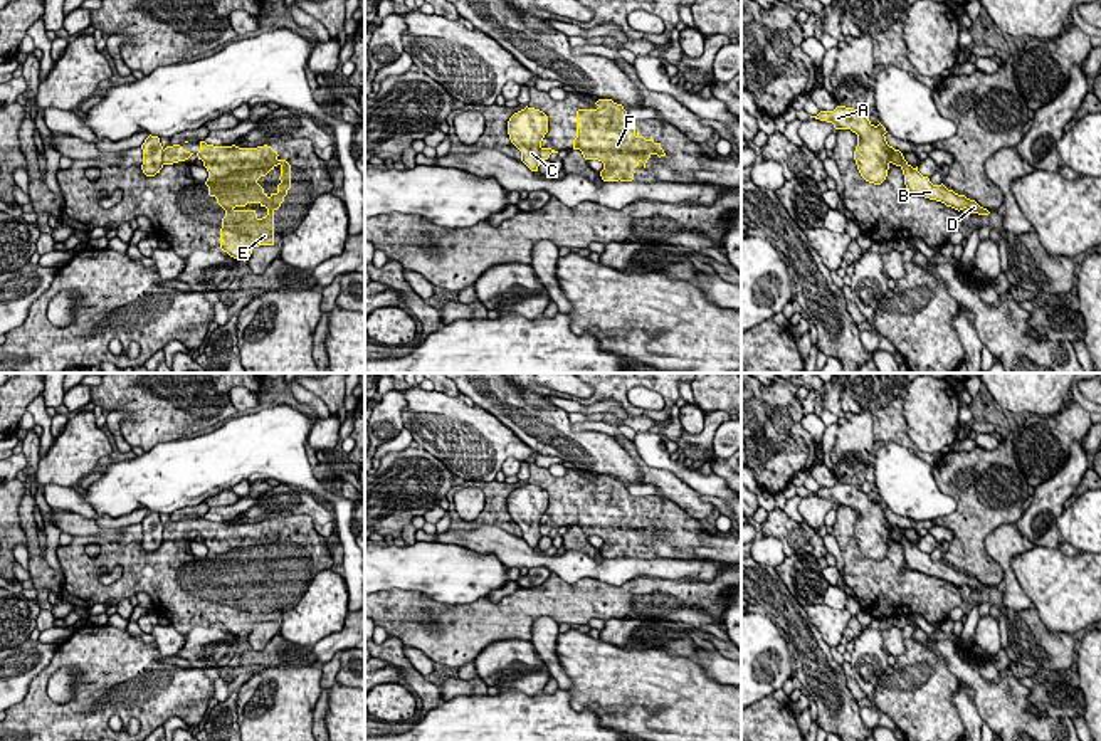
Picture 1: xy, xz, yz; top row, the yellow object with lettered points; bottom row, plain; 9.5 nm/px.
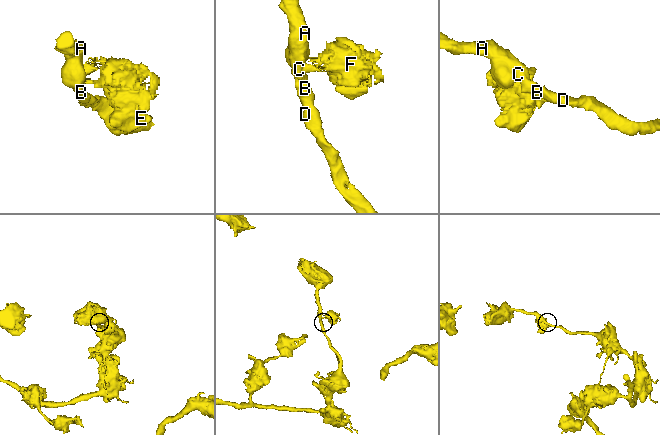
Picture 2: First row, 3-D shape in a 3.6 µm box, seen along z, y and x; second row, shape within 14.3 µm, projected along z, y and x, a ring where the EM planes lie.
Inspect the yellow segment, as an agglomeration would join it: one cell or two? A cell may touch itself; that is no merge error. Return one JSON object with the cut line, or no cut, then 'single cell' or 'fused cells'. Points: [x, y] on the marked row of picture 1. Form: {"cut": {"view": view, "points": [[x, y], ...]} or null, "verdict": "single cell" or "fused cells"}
{"cut": {"view": "xy", "points": [[162, 150], [163, 163]]}, "verdict": "fused cells"}

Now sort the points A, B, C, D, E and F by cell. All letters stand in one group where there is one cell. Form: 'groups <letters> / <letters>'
groups A B C D / E F

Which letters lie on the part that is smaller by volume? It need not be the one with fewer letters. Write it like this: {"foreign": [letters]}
{"foreign": ["E", "F"]}

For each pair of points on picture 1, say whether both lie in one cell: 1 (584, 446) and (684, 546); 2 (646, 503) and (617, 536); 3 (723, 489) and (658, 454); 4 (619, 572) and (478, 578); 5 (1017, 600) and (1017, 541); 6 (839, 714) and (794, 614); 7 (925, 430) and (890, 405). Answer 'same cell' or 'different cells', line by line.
1: different cells
2: same cell
3: same cell
4: different cells
5: same cell
6: same cell
7: different cells

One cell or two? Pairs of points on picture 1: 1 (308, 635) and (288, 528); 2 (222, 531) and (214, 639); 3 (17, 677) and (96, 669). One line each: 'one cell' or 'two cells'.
1: two cells
2: two cells
3: two cells

